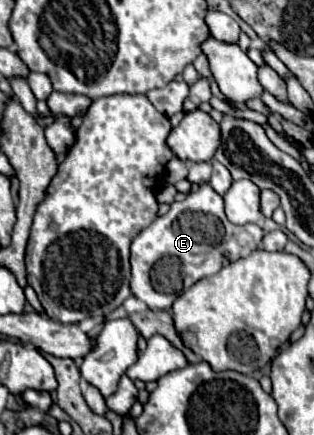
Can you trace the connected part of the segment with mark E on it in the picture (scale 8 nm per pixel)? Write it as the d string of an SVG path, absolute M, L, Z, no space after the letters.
M203 184L191 190L185 200L173 202L167 214L155 218L133 240L131 292L151 310L171 310L183 290L261 248L263 236L265 232L257 224L231 224L223 210L223 198L209 184Z

